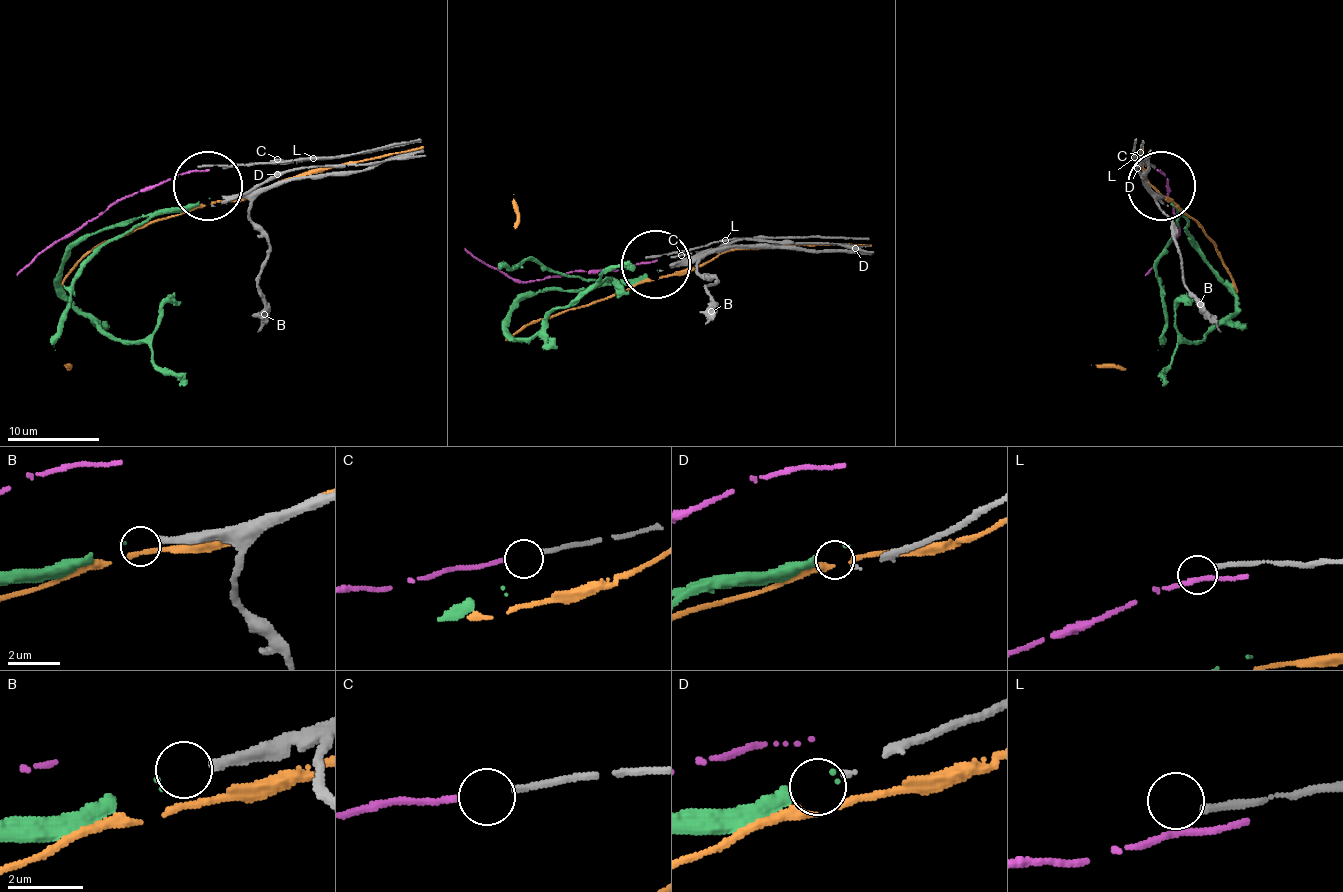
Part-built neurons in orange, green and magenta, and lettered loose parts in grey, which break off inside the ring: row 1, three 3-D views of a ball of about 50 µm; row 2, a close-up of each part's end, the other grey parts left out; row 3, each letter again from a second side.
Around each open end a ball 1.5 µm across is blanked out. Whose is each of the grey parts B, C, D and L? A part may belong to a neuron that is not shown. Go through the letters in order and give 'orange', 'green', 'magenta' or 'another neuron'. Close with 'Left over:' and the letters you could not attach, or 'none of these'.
B: green
C: magenta
D: another neuron
L: another neuron
Left over: D, L

